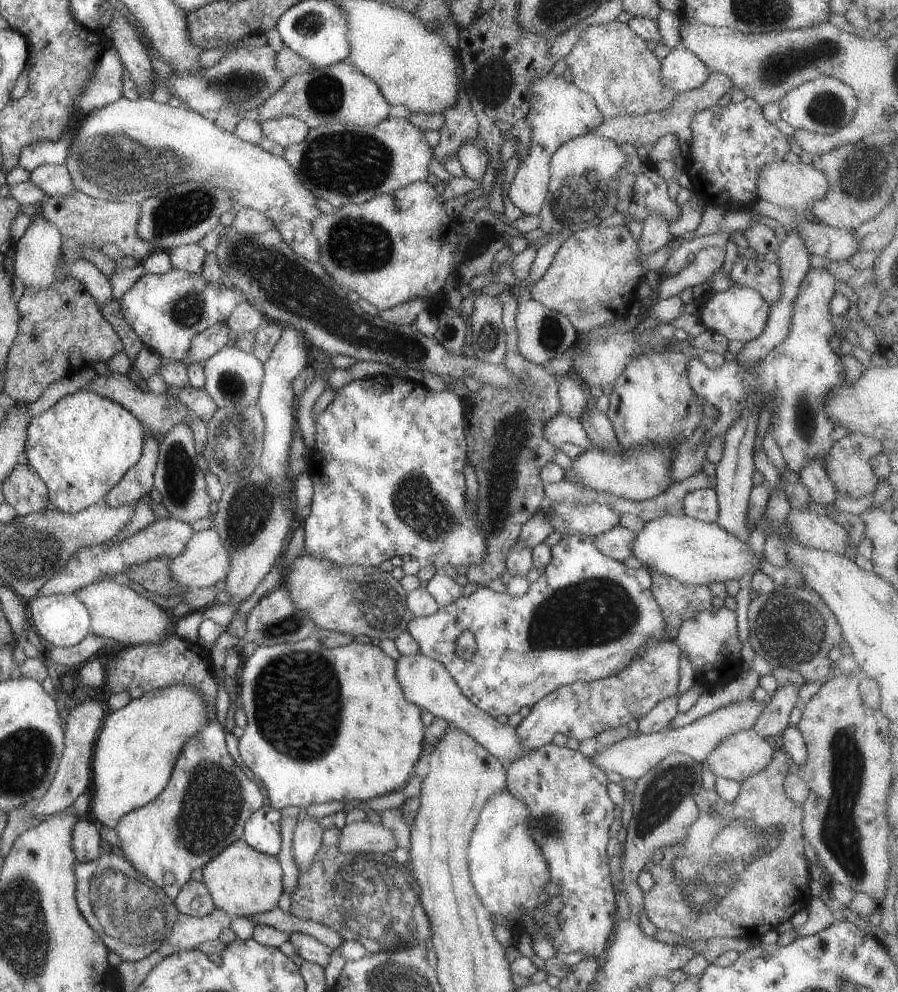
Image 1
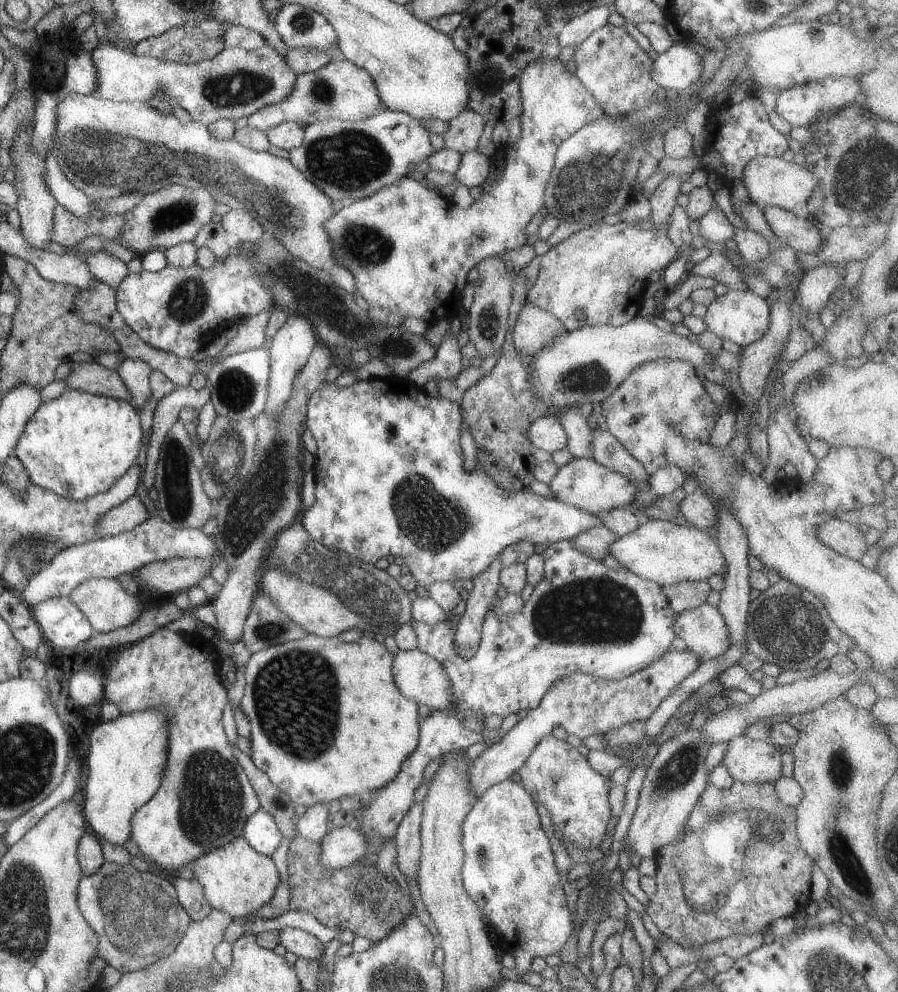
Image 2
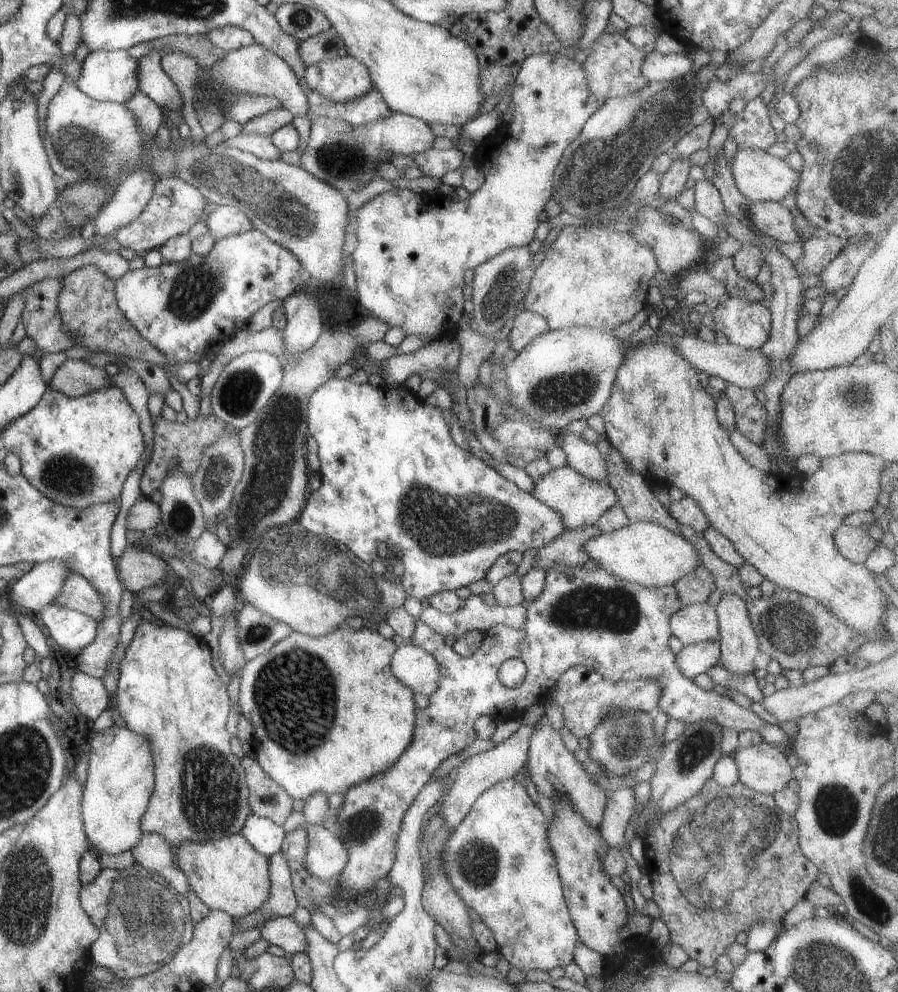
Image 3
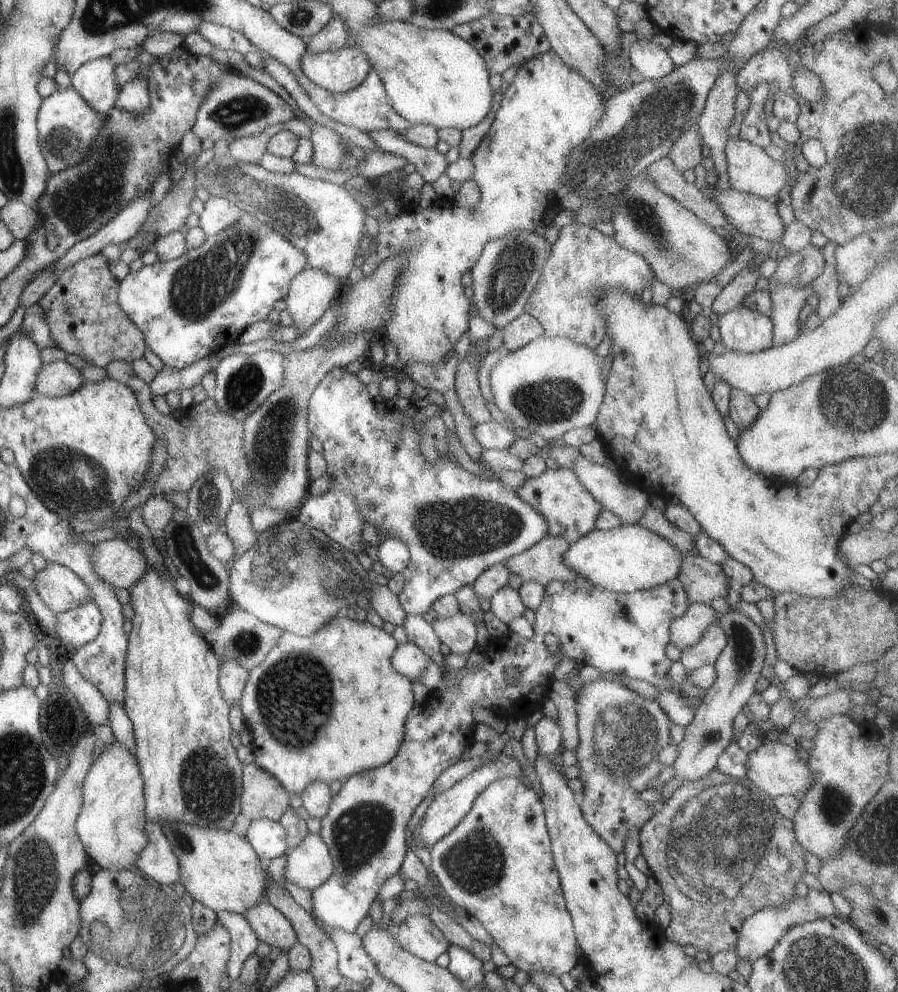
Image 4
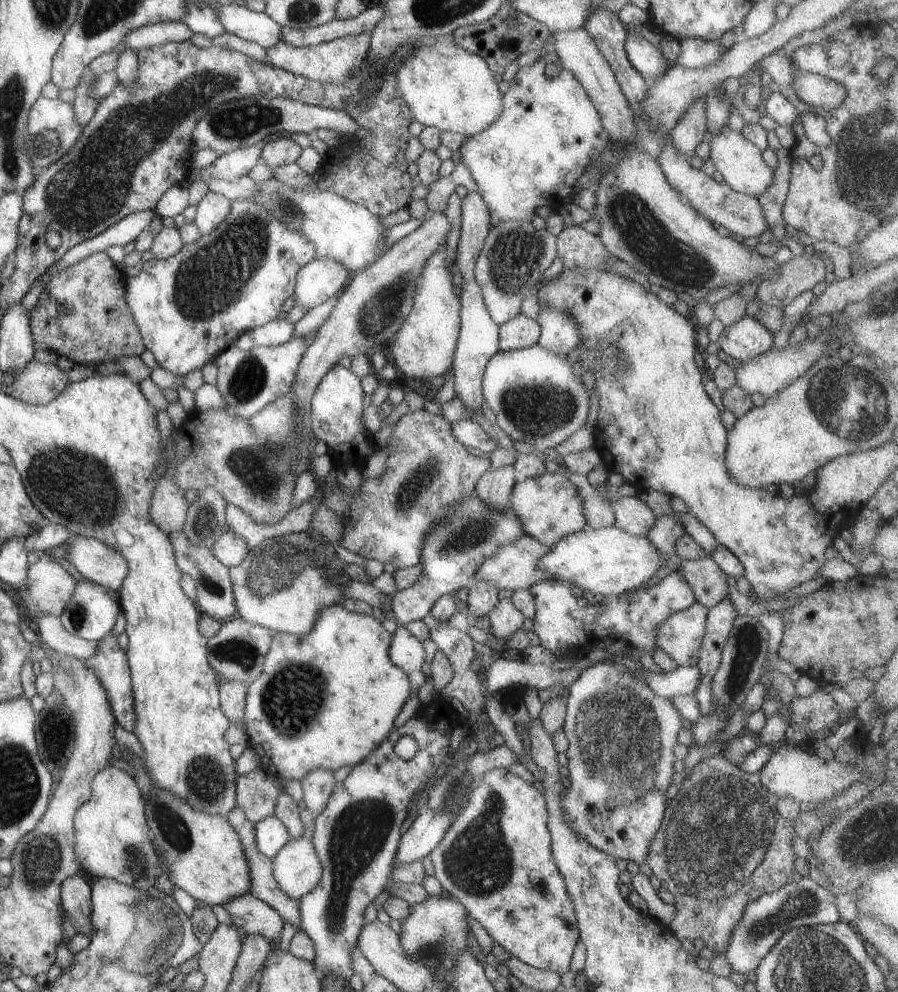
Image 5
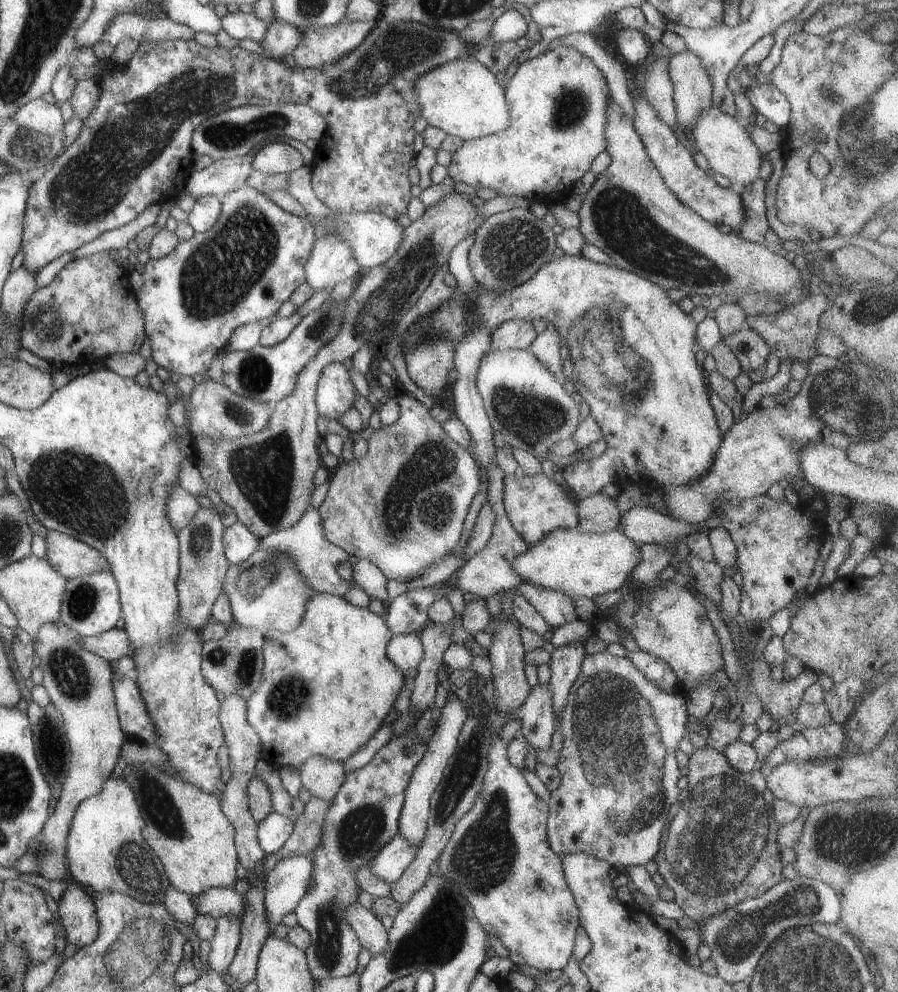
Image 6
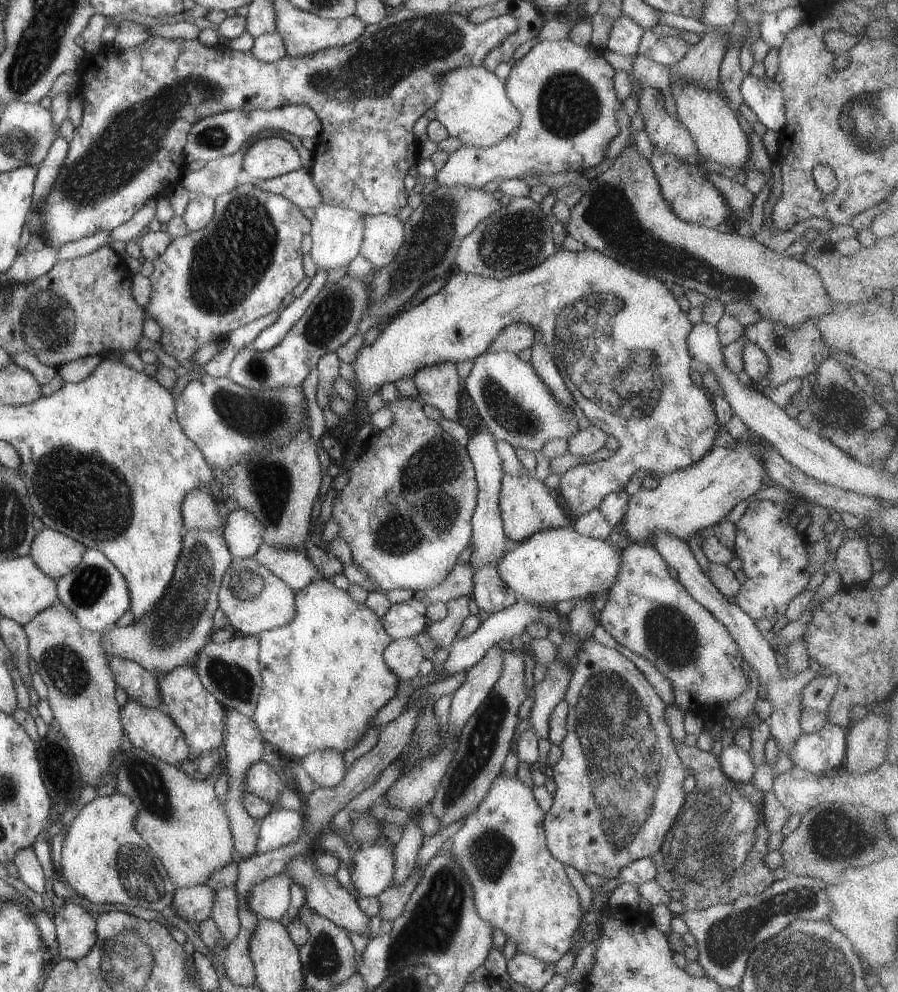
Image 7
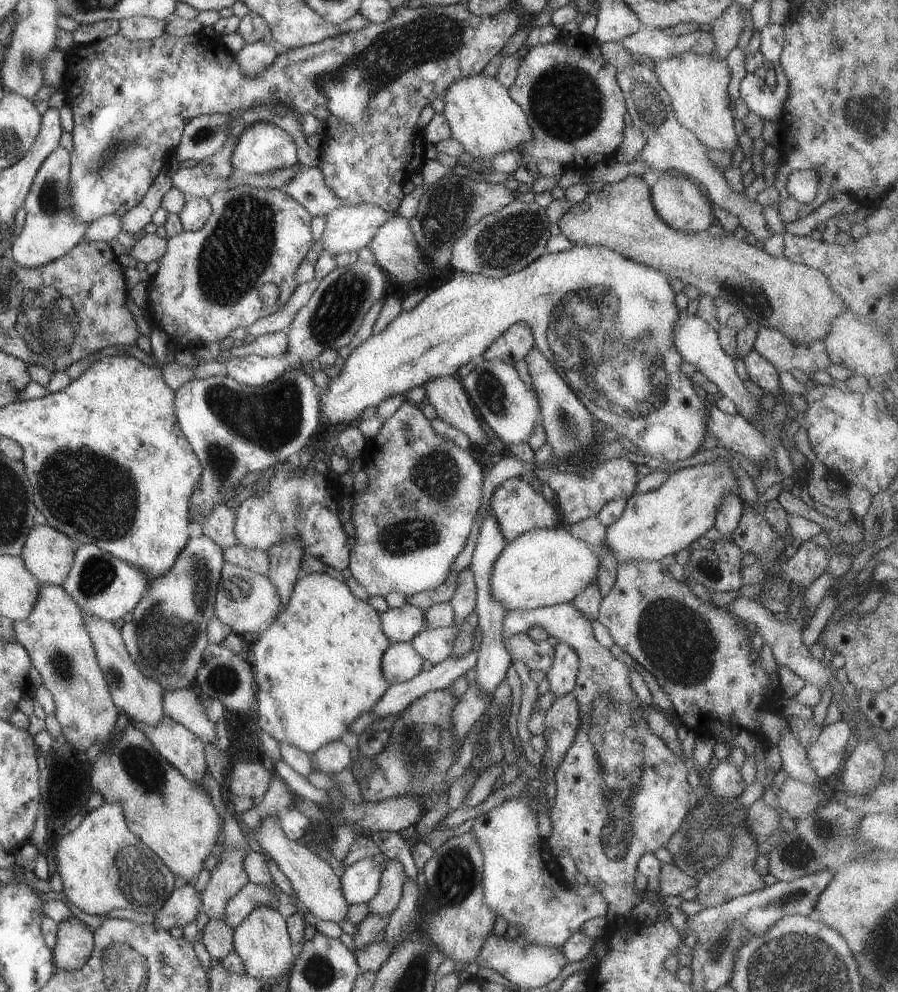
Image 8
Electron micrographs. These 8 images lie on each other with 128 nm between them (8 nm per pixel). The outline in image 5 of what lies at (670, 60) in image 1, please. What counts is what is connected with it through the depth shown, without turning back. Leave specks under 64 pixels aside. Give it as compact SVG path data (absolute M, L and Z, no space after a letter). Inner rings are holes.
M632 32L626 33L625 52L633 68L646 80L661 76L671 65L657 47Z

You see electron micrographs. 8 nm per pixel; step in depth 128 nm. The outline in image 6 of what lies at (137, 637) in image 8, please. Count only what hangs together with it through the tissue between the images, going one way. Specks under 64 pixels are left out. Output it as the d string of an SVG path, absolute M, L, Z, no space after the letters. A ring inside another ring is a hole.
M199 508L192 516L188 525L180 528L178 538L178 567L179 567L179 602L183 602L183 614L191 618L189 622L195 630L211 621L212 604L222 590L222 582L230 562L225 558L221 537L223 525L219 515L212 508ZM113 627L90 637L81 637L77 642L82 649L96 654L110 664L115 664L121 656L132 656L132 648L124 629Z

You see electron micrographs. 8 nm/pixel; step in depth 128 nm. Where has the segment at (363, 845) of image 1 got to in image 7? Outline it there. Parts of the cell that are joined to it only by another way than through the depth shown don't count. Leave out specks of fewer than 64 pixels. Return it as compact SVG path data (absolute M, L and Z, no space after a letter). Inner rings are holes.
M284 871L264 879L255 888L251 888L247 896L247 908L259 918L279 921L287 912L292 884L293 878Z

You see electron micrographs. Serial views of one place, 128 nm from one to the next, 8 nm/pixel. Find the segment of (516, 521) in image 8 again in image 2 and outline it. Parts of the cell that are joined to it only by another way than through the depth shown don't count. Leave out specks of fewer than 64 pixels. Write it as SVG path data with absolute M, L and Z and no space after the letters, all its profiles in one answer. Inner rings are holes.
M573 457L570 462L560 466L547 486L552 492L553 499L563 504L575 507L586 513L600 516L601 511L609 511L632 502L636 486L626 480L623 475L601 466L595 460L578 459Z

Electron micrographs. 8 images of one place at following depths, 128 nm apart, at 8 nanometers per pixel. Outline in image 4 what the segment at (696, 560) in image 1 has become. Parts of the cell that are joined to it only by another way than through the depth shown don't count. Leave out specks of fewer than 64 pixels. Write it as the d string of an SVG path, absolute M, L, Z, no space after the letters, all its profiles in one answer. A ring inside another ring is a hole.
M619 525L609 530L591 529L573 541L562 554L564 565L580 574L591 585L612 593L644 590L676 576L682 556L659 535L639 525Z

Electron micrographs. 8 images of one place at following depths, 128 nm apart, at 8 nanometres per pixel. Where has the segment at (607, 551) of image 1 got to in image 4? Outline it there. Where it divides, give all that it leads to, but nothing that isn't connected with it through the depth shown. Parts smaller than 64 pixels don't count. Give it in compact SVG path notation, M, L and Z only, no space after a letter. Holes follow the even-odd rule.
M545 535L523 552L504 559L504 565L507 567L509 574L518 575L521 582L533 581L541 586L545 586L551 581L573 583L576 574L564 565L562 559L562 554L569 548L570 544L561 537Z

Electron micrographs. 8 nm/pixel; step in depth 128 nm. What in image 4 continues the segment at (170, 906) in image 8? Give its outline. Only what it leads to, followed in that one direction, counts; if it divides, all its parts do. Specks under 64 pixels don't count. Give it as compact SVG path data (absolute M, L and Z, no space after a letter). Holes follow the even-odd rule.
M265 901L246 908L242 914L260 942L289 948L295 941L295 931L291 923L276 908Z

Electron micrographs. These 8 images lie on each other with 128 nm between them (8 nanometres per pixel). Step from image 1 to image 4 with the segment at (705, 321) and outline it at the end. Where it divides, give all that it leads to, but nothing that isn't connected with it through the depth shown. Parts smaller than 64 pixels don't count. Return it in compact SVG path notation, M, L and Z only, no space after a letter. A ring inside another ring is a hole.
M738 306L719 316L717 324L727 351L755 353L772 345L772 322L760 312Z

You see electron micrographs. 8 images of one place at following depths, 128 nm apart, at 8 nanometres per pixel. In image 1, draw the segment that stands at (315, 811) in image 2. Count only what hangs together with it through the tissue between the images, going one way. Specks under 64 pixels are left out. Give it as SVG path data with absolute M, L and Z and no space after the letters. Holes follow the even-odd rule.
M305 815L297 820L292 837L292 855L299 871L310 869L315 851L322 841L322 832L316 818Z

